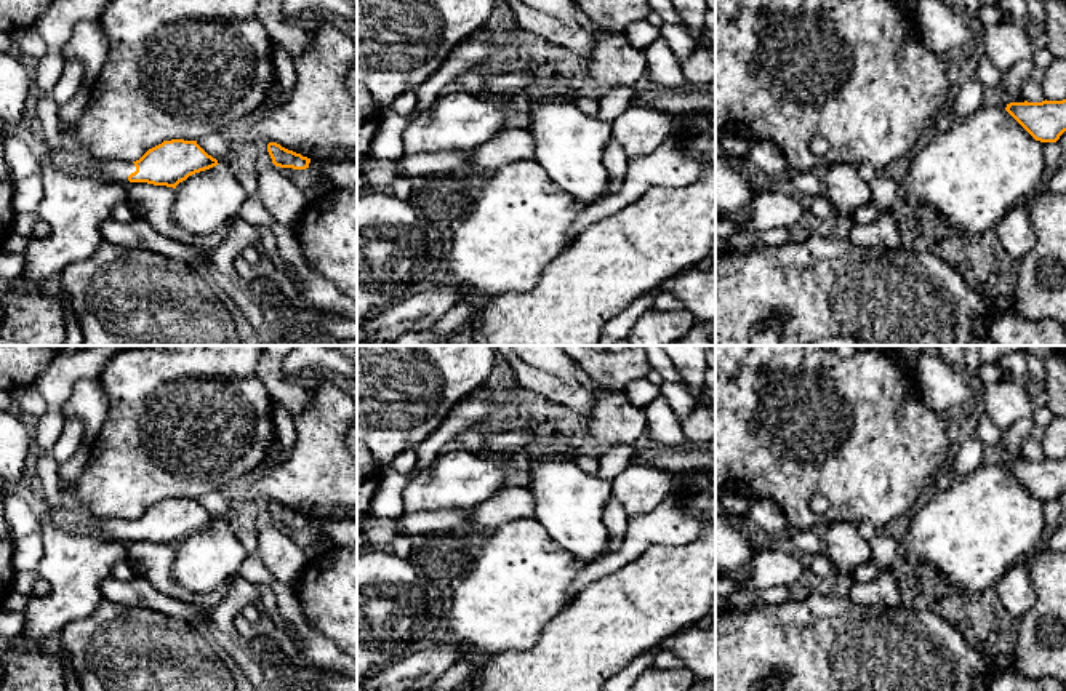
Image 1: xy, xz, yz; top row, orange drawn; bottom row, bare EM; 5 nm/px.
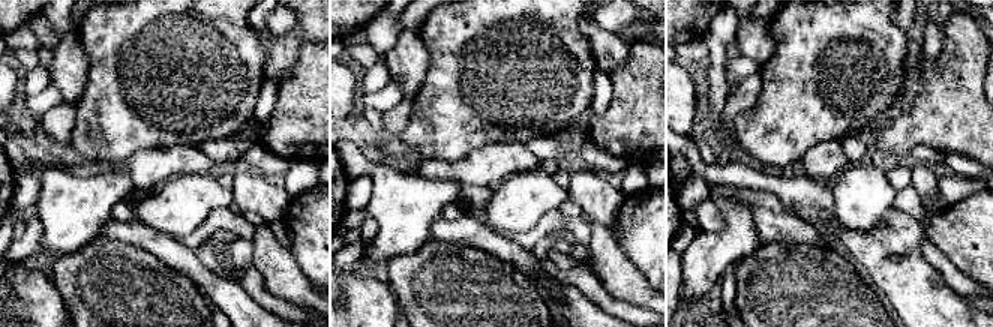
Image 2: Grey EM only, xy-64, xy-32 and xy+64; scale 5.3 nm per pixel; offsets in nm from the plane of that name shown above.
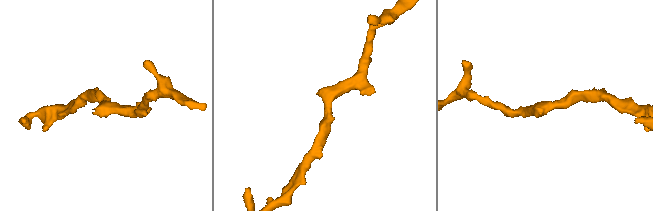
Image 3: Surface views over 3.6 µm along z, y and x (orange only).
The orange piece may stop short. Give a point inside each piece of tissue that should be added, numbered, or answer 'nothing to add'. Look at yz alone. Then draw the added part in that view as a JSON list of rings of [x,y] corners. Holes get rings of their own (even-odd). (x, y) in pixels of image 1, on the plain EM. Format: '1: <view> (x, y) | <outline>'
nothing to add

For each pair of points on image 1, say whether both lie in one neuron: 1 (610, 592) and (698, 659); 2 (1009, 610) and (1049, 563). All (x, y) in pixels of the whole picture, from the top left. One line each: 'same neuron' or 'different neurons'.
1: different neurons
2: different neurons

